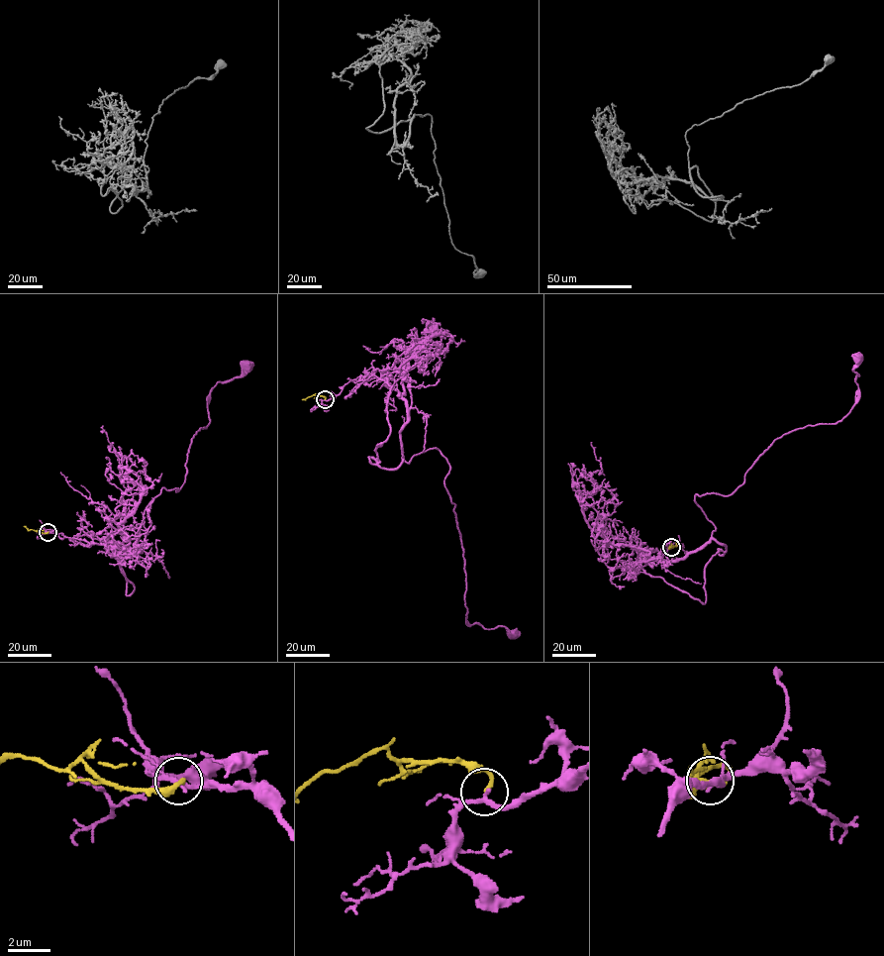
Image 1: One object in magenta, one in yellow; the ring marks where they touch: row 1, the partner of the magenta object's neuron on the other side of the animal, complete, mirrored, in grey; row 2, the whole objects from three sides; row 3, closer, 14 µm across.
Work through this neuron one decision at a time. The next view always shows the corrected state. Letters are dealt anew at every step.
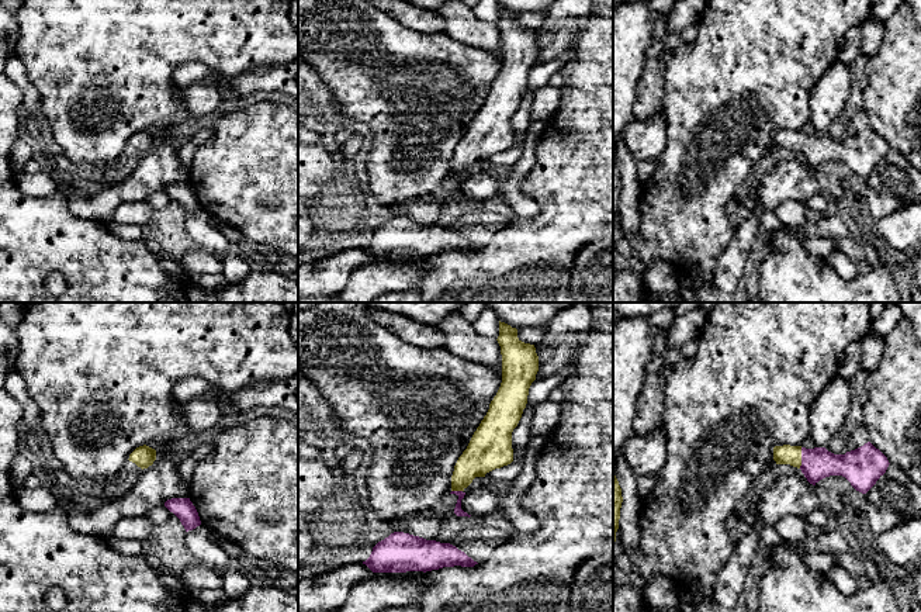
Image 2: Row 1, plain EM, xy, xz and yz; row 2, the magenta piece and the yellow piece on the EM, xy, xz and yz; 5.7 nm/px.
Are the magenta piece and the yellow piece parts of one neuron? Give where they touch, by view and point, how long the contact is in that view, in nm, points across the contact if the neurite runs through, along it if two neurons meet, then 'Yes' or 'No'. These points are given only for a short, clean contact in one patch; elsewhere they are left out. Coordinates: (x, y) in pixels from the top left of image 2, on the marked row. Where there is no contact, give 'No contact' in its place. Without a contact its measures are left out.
Touches magenta at yz (802, 457). Shared border 120 nm. Path across: yz (817, 463), (802, 457), (782, 455). Yes

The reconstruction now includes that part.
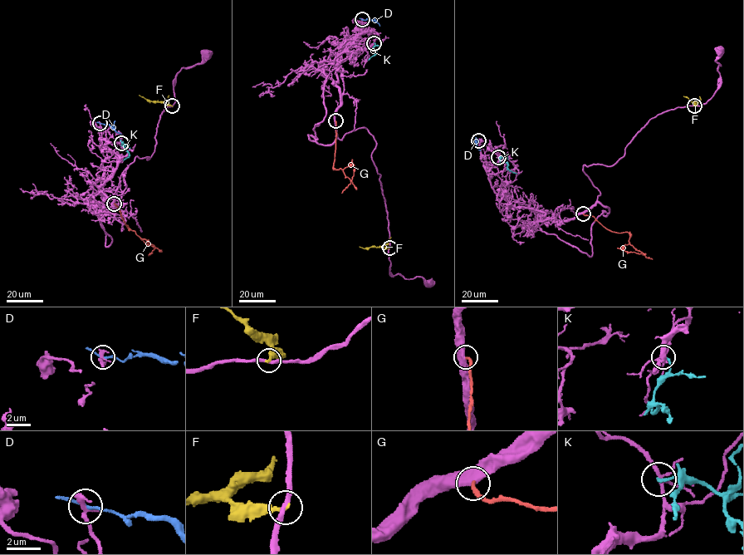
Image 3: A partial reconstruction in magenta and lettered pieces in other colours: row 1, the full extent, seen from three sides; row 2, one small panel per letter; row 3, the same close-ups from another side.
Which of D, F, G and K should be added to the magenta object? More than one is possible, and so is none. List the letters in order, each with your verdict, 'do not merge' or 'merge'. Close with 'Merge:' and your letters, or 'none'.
D: do not merge
F: do not merge
G: merge
K: do not merge
Merge: G

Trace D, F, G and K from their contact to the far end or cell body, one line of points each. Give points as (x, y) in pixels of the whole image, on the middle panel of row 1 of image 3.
D: (362, 20), (375, 20), (379, 26)
F: (389, 248), (365, 248), (359, 246)
G: (335, 121), (333, 167), (343, 169), (353, 164), (354, 168), (350, 183), (341, 193)
K: (374, 42), (373, 49), (376, 53), (368, 60)

